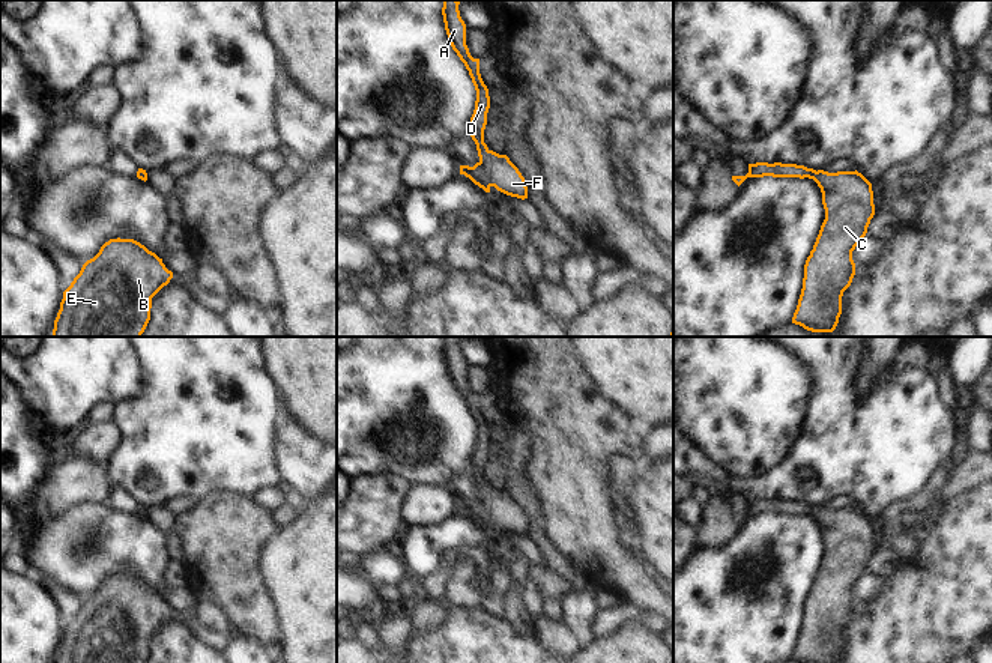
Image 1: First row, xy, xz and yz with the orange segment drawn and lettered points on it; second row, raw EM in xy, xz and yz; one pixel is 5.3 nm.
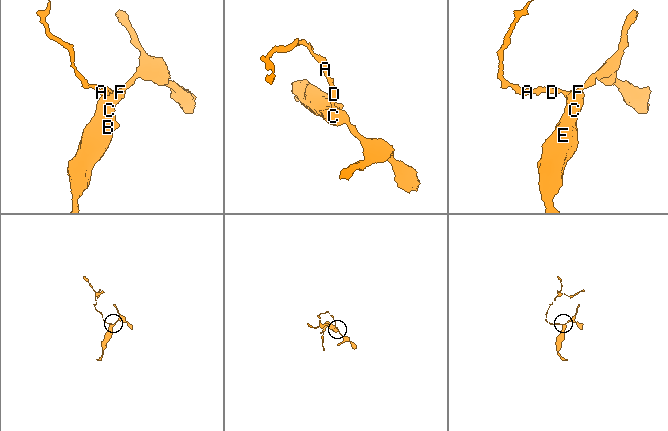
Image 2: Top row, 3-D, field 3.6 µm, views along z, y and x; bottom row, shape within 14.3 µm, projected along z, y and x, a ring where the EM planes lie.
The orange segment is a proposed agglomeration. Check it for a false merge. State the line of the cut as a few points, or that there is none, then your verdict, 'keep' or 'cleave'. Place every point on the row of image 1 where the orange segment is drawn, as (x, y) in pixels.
no cut | keep

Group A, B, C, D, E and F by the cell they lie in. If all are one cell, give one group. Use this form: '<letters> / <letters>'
A B C D E F

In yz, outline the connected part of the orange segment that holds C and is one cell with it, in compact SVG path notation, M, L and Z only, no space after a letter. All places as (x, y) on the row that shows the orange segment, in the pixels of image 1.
M782 162L749 164L749 173L746 176L732 176L732 180L739 186L747 177L764 176L809 177L821 188L825 219L804 265L803 289L792 323L812 332L833 332L842 314L843 292L851 286L855 275L852 251L866 236L870 219L875 215L872 183L857 170L828 173L824 170L816 171L804 165Z

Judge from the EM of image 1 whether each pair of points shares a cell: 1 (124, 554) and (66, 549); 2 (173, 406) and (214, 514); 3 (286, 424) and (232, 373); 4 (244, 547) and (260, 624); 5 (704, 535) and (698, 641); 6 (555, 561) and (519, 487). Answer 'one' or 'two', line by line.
1: one
2: two
3: two
4: one
5: two
6: one

